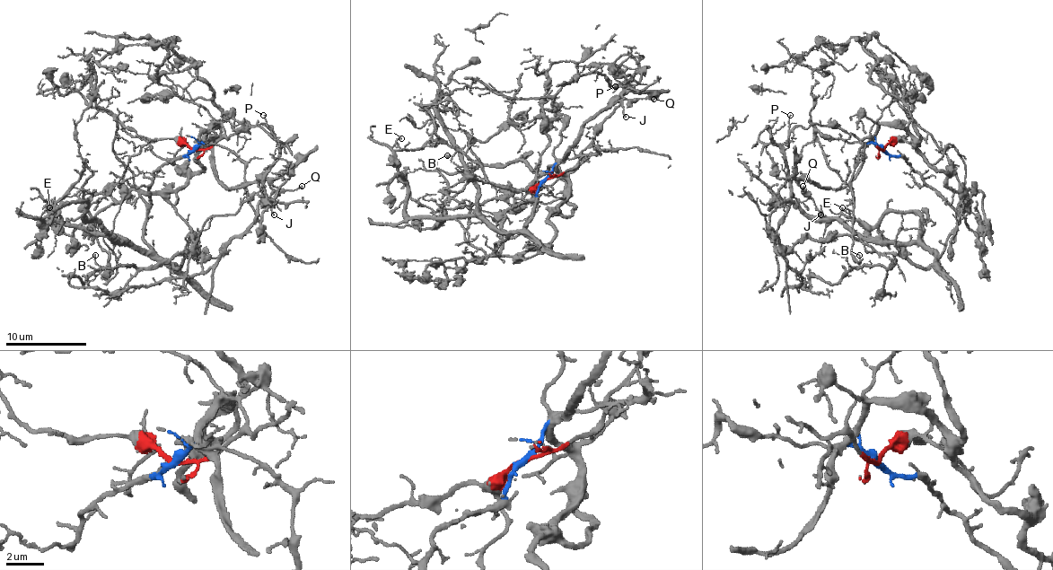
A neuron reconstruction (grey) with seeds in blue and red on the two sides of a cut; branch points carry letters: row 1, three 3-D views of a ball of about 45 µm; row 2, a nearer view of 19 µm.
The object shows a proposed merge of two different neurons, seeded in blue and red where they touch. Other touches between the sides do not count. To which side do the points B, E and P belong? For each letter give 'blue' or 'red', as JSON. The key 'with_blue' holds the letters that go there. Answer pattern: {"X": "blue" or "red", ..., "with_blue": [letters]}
{"B": "blue", "E": "blue", "P": "red", "with_blue": ["B", "E"]}

